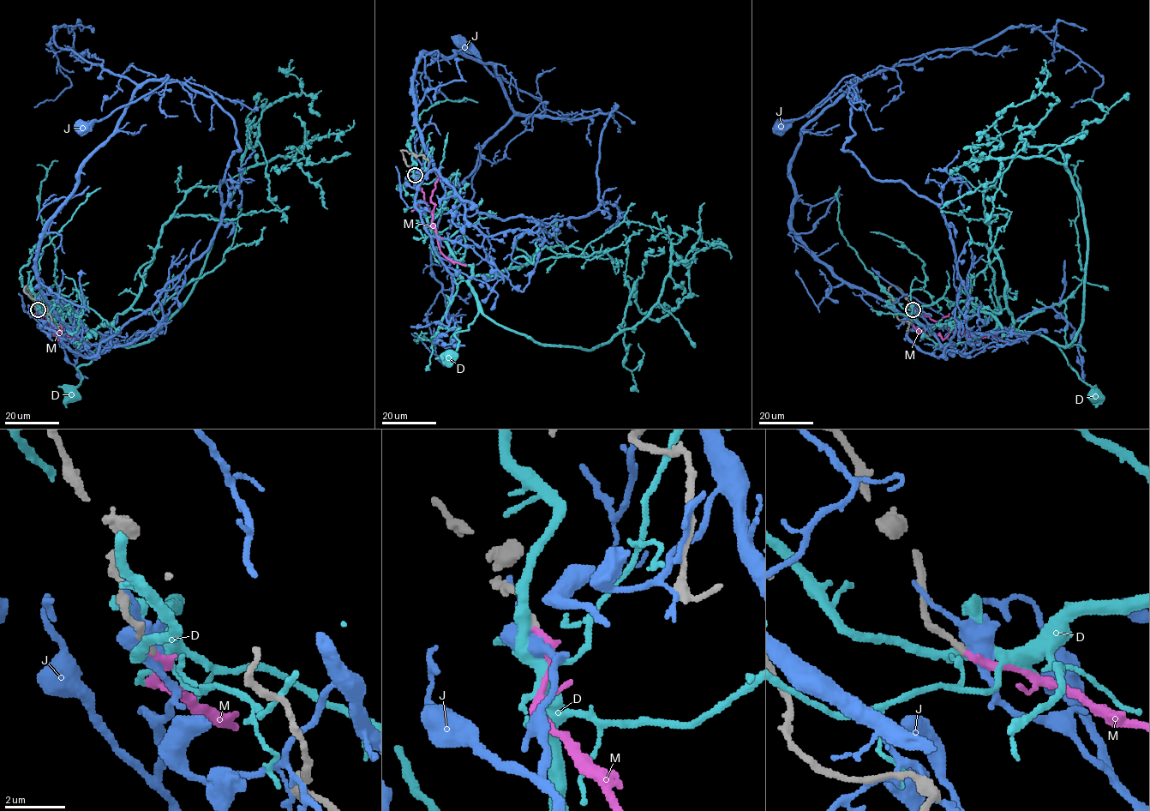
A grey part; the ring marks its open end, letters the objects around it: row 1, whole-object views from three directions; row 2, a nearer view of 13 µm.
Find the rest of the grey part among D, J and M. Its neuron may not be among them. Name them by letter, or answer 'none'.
M

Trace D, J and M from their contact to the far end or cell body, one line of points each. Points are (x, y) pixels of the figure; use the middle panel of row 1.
D: (414, 175), (415, 199), (427, 222), (462, 264), (471, 267), (477, 315), (455, 333), (458, 347), (449, 357)
J: (414, 175), (417, 190), (430, 156), (413, 87), (423, 54), (490, 63), (516, 111), (544, 116), (462, 44)
M: (414, 175), (415, 183), (423, 194), (423, 201), (433, 216), (432, 224), (440, 250), (449, 259), (466, 265)

